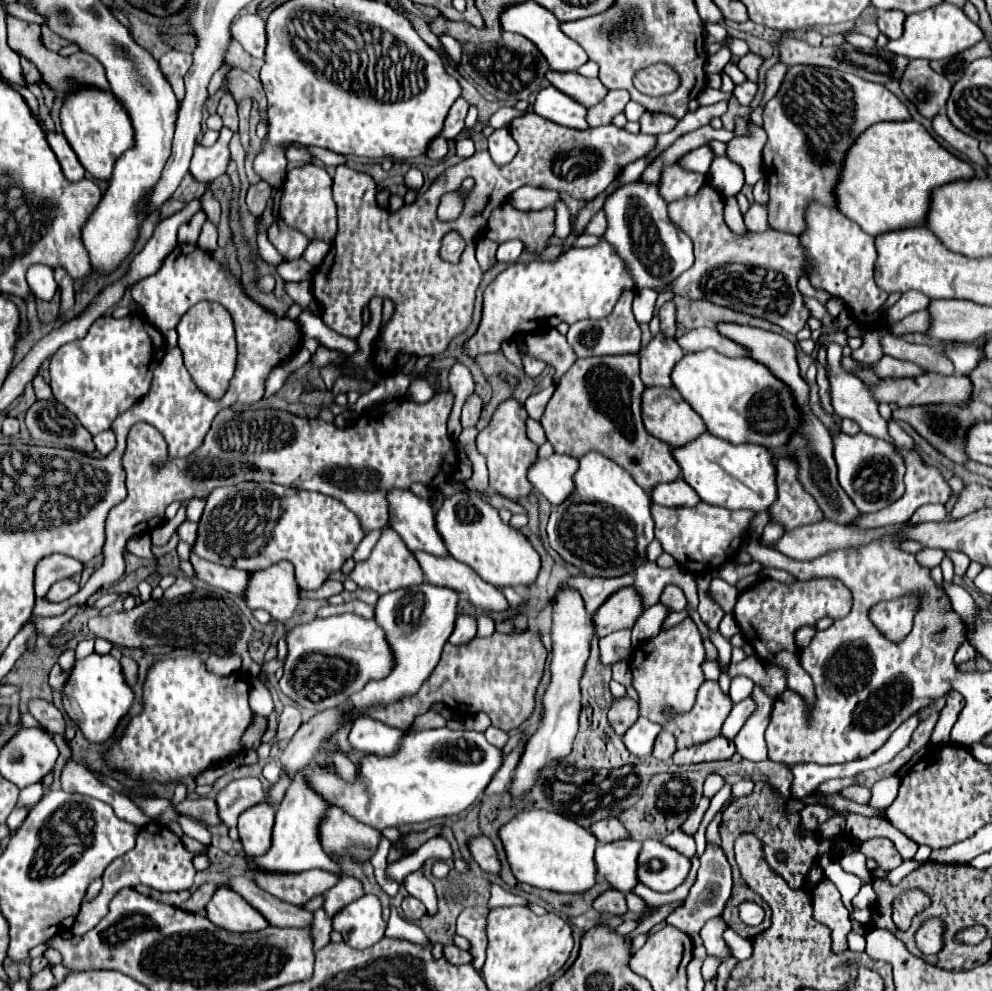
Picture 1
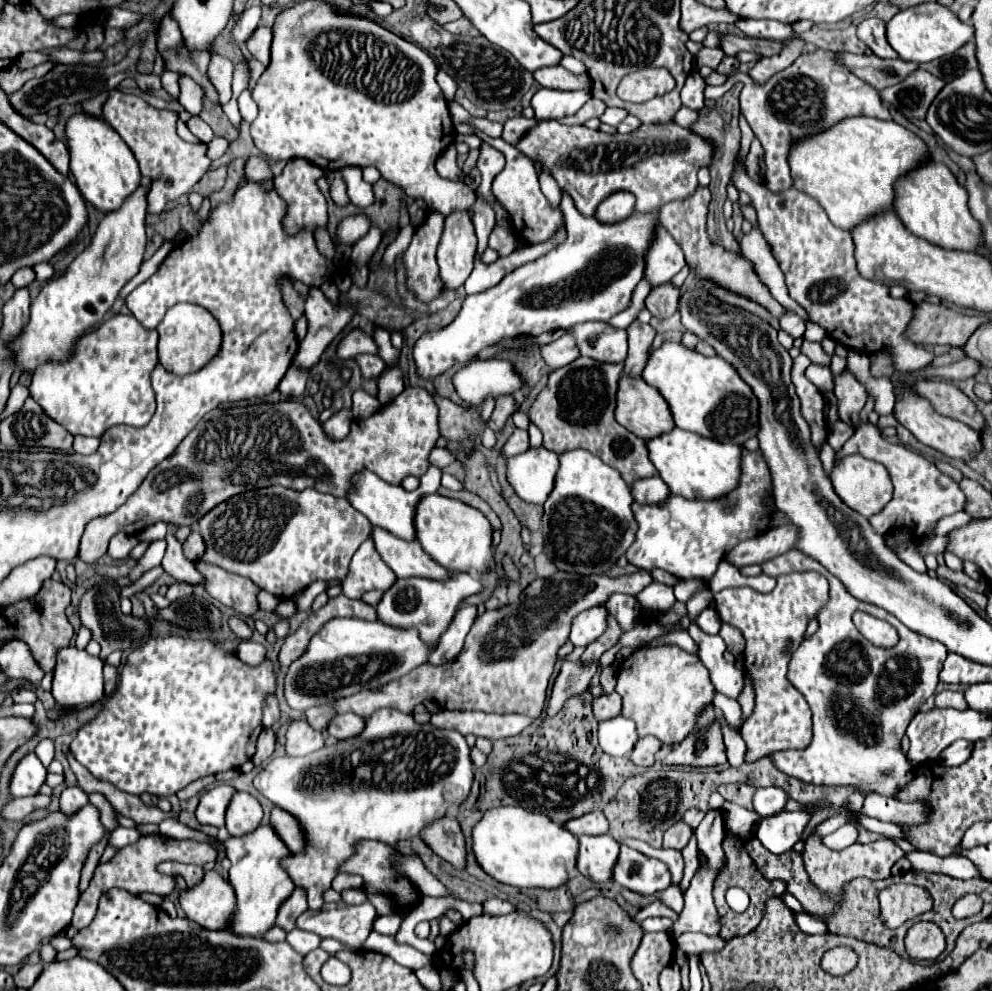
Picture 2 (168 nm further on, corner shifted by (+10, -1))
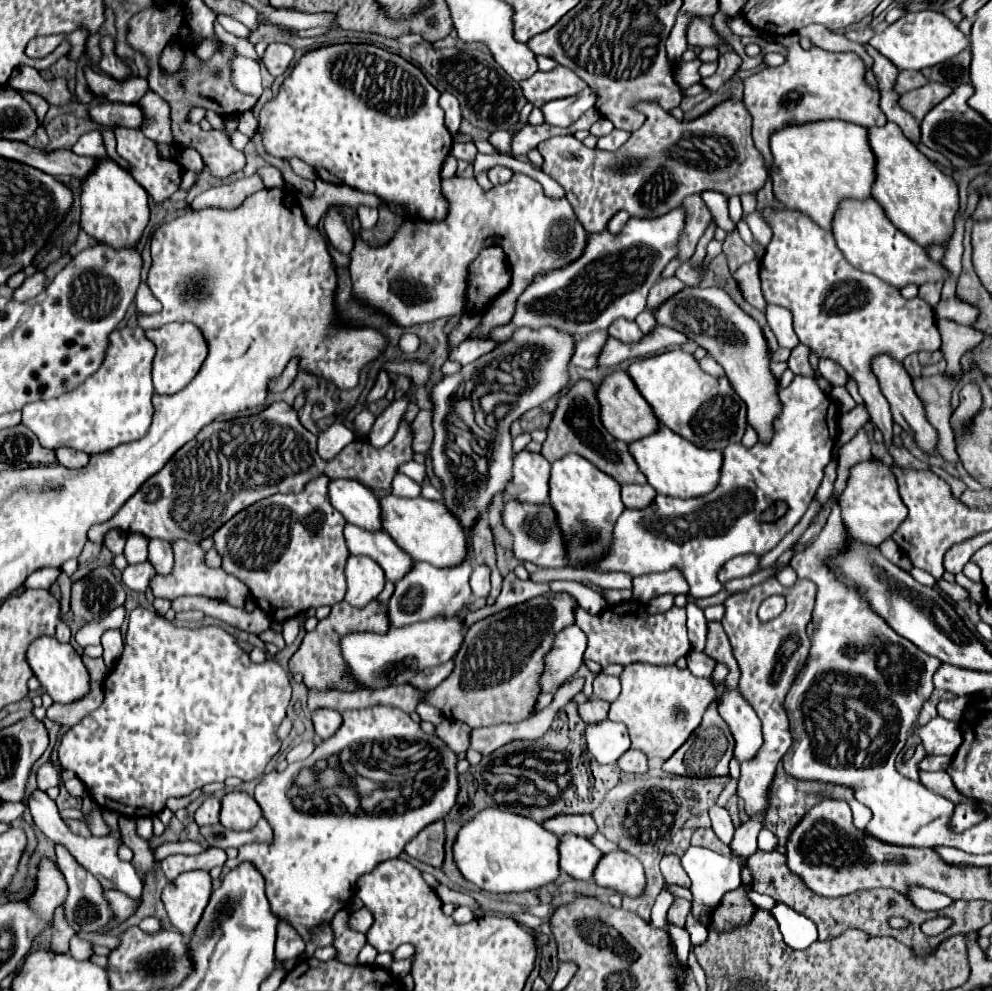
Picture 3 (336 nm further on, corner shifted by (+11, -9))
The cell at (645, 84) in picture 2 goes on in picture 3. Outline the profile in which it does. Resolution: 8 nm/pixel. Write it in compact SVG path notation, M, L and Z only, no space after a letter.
M640 100L635 108L646 114L646 122L616 152L588 148L574 136L554 136L538 144L538 152L546 160L546 166L542 170L550 174L566 190L568 202L572 204L578 222L584 226L588 234L602 232L608 220L618 210L626 210L630 216L638 216L638 218L656 218L678 208L680 200L684 200L684 196L690 194L716 190L722 192L724 196L740 196L744 192L758 192L764 186L768 174L764 170L764 160L750 136L752 120L748 120L748 132L746 132L746 108L742 102L726 100L718 104L714 110L710 110L708 114L692 122L678 122L672 114L664 112L660 104L656 104L656 100Z

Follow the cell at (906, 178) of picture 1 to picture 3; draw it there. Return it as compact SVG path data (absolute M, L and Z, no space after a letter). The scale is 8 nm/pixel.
M842 120L788 126L772 134L770 148L774 154L770 178L776 198L786 208L806 212L824 230L832 230L832 220L844 200L872 198L876 156L868 142L868 128L864 126Z

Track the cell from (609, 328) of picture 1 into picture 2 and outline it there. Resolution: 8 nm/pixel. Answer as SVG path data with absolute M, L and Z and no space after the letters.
M585 322L571 328L581 356L597 362L625 362L627 332L609 326L607 322Z

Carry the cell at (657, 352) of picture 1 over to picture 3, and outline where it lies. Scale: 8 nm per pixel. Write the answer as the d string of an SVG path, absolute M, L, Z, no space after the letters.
M616 320L608 328L608 334L614 336L614 338L618 338L624 344L634 344L634 342L640 342L644 338L644 334L636 326L636 322L630 322L630 320Z

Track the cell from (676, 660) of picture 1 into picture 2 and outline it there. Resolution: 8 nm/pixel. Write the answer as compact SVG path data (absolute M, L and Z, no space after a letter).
M677 646L643 648L619 666L617 694L623 698L621 716L637 724L639 738L655 736L665 746L681 742L695 726L697 716L715 698L715 688L709 680L707 668L695 654Z

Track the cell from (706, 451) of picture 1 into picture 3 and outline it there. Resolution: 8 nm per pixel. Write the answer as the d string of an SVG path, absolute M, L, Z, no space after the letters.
M666 426L654 432L654 436L632 442L630 454L634 456L640 472L648 478L648 484L654 486L658 494L664 494L664 496L674 496L674 498L706 496L718 486L718 480L720 480L722 452L698 448Z

